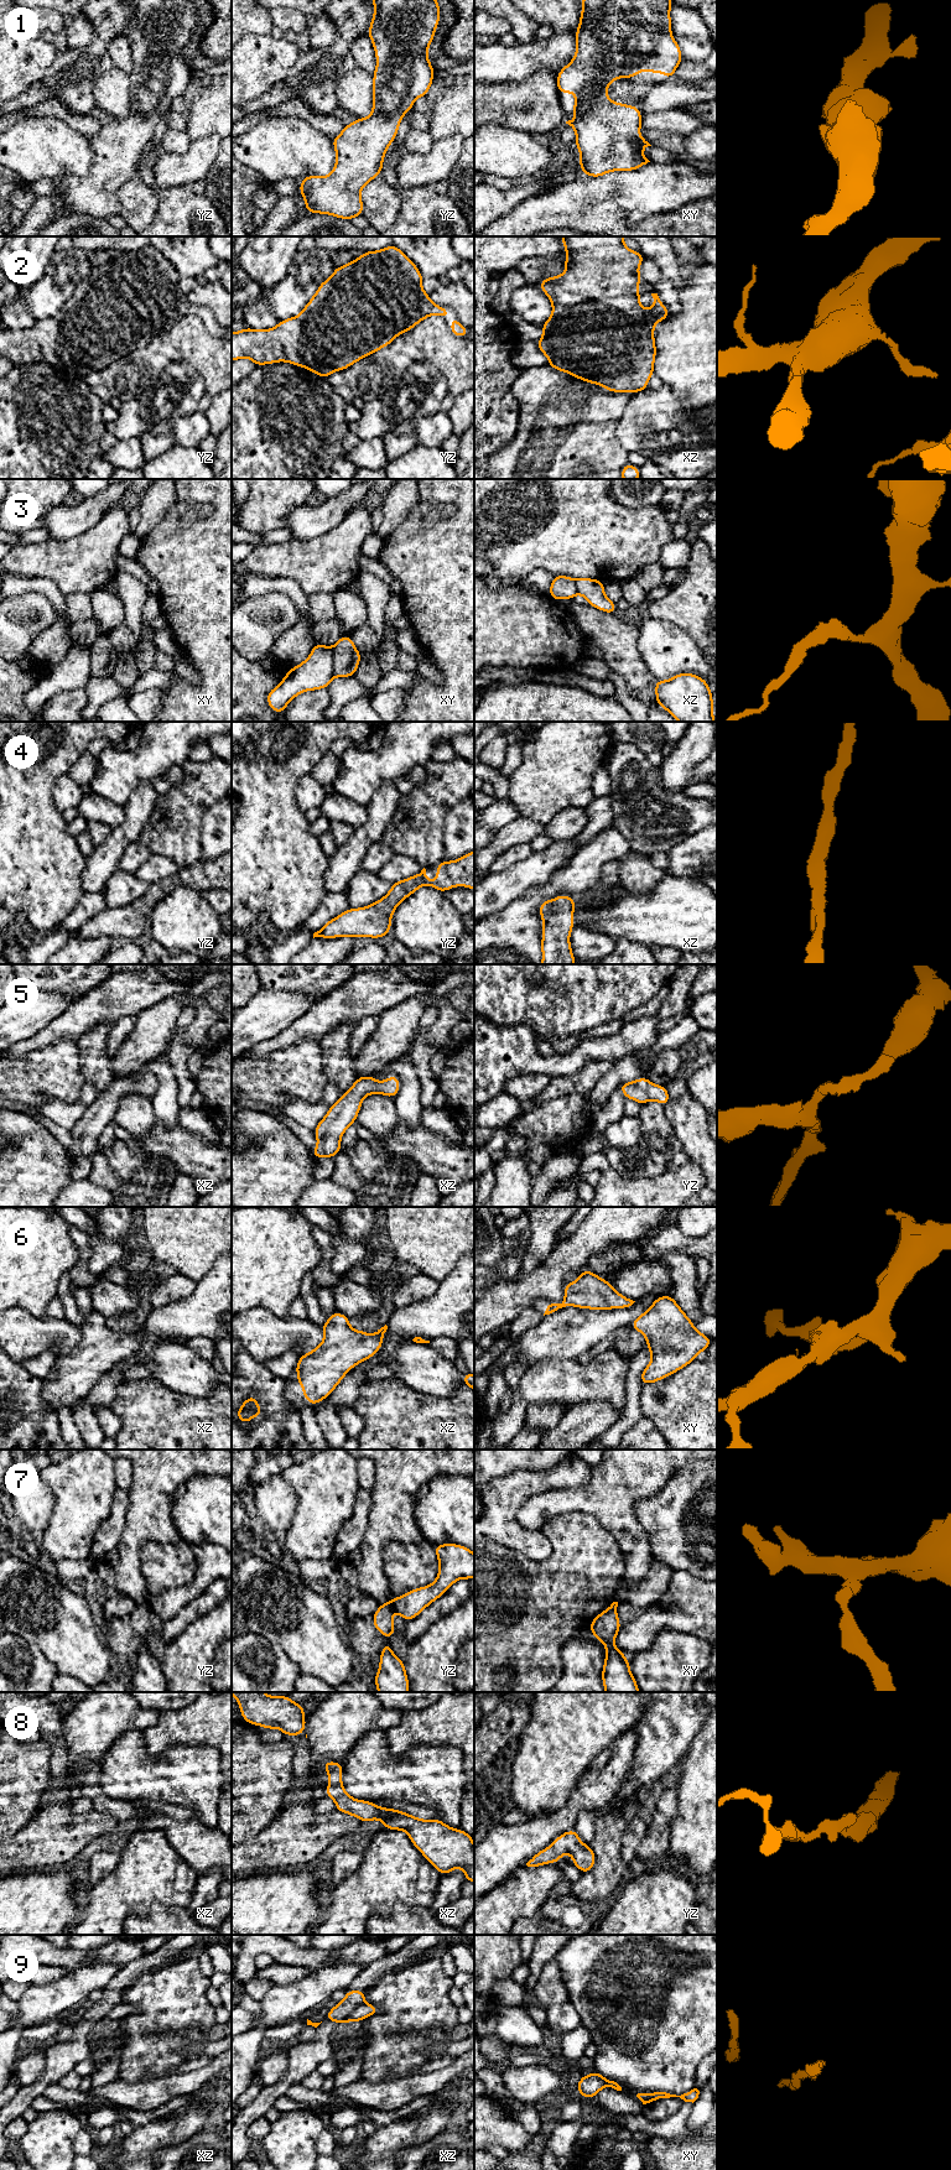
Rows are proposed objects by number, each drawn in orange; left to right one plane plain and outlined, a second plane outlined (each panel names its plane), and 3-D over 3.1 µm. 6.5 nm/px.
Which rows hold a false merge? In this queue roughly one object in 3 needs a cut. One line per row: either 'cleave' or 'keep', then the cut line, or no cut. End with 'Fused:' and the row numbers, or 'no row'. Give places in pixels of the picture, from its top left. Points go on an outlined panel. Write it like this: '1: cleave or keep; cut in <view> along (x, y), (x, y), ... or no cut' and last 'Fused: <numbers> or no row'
1: keep; no cut
2: keep; no cut
3: cleave; cut in xy along (331, 648), (334, 675)
4: keep; no cut
5: keep; no cut
6: keep; no cut
7: cleave; cut in yz along (390, 1602), (394, 1607)
8: keep; no cut
9: cleave; cut in xz along (363, 2002), (338, 2023)
Fused: 3, 7, 9

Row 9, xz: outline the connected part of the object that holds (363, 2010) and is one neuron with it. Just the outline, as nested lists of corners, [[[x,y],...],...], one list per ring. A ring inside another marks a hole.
[[[363,2003],[358,2005],[345,2019],[343,2019],[339,2024],[342,2023],[348,2023],[348,2021],[362,2021],[363,2019],[378,2014],[379,2009],[368,2003]]]

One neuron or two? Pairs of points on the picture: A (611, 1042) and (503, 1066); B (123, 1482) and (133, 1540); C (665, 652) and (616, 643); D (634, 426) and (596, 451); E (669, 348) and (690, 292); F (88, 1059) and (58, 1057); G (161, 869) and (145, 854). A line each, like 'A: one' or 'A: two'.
A: one
B: two
C: two
D: two
E: one
F: two
G: two

